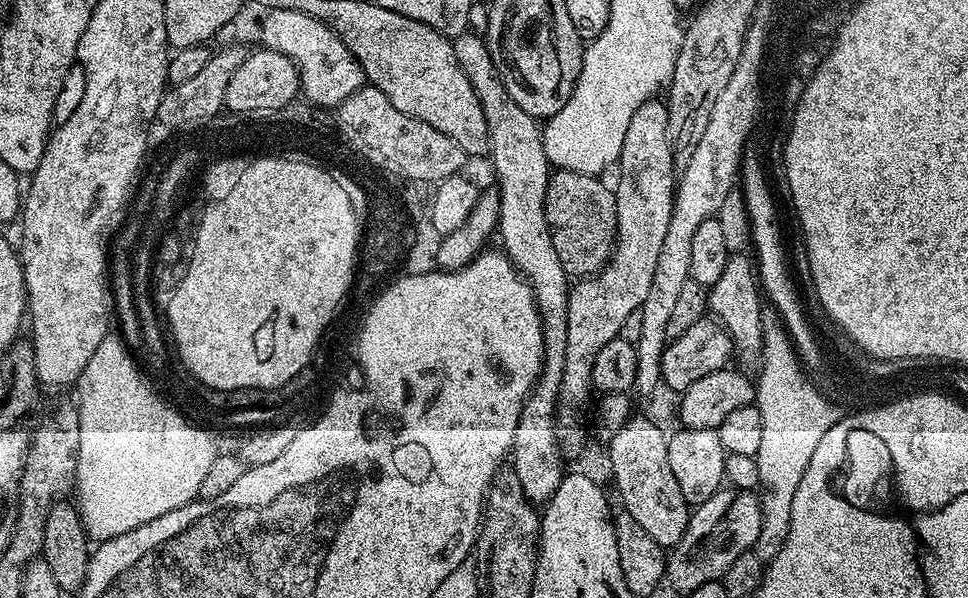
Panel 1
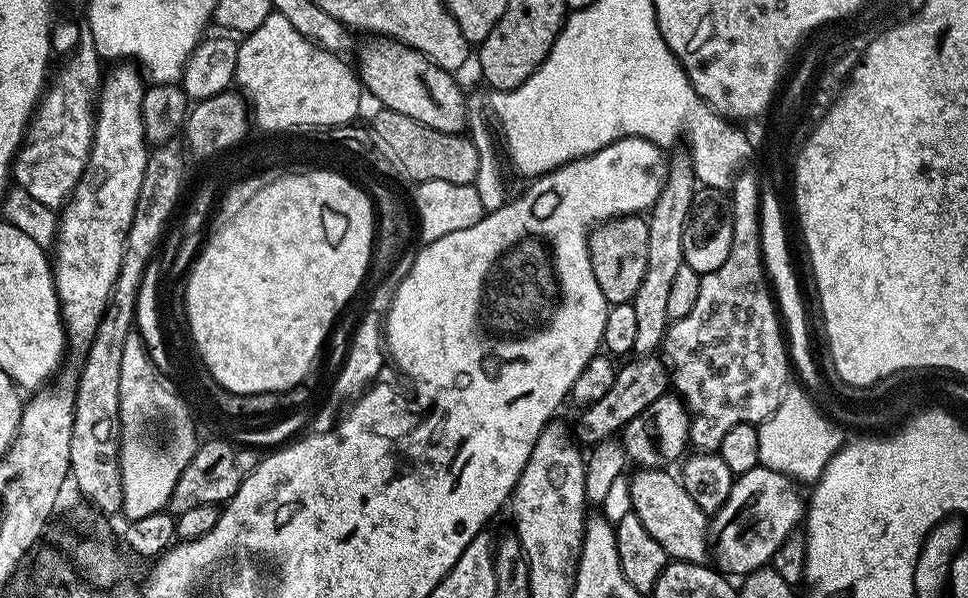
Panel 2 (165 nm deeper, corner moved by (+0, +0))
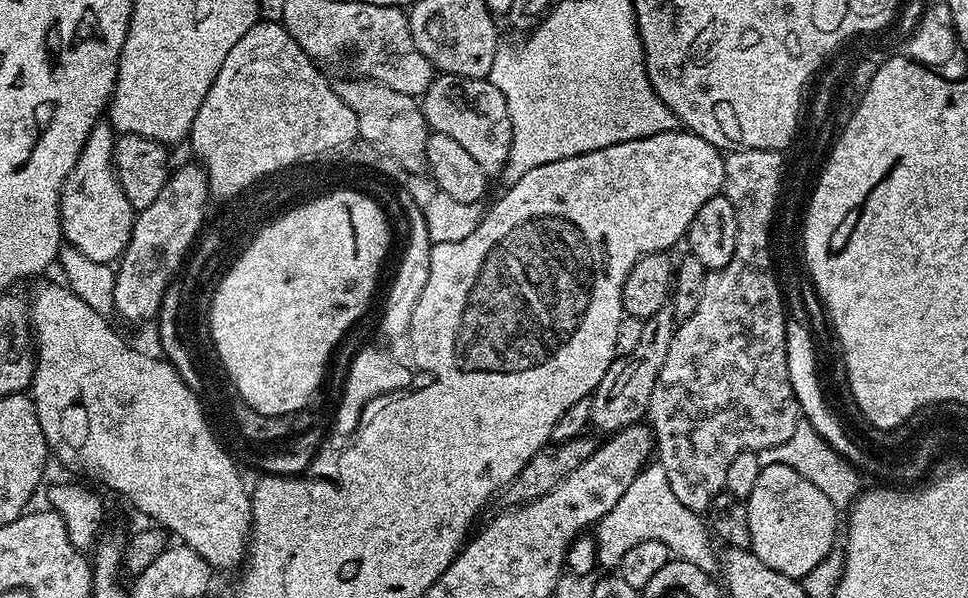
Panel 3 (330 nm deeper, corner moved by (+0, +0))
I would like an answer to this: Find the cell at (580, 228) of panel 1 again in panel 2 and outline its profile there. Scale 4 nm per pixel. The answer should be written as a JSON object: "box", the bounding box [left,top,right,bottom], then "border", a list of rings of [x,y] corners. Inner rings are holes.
{"box":[588,215,650,305],"border":[[[643,215],[622,216],[619,220],[609,220],[589,235],[588,249],[594,266],[594,276],[609,305],[631,304],[638,294],[642,280],[646,278],[646,258],[650,255],[650,230]]]}

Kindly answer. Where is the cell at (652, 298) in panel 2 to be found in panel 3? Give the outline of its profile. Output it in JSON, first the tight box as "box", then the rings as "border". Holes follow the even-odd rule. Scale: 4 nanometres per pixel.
{"box":[590,307,678,434],"border":[[[671,307],[658,310],[650,319],[644,321],[638,346],[625,356],[617,355],[610,370],[598,382],[590,399],[592,402],[591,427],[603,434],[621,432],[631,424],[639,424],[648,415],[650,394],[654,394],[654,382],[658,382],[658,373],[662,371],[662,362],[666,362],[666,353],[670,351],[670,342],[676,333],[678,321],[672,314]]]}

